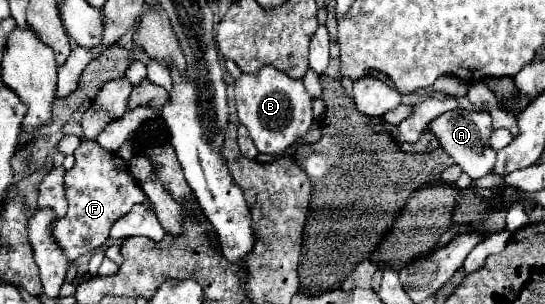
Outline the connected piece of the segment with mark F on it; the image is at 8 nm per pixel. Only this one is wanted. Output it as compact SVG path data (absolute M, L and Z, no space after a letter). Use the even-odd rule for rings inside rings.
M81 138L79 148L73 152L75 166L71 170L65 170L65 196L69 210L65 218L61 218L53 228L55 242L69 260L75 260L103 246L109 238L111 226L121 216L129 214L135 204L143 204L147 210L153 210L153 204L141 190L137 178L129 172L129 160L137 154L137 150L139 142L133 138L127 140L117 152L103 150L95 140Z

